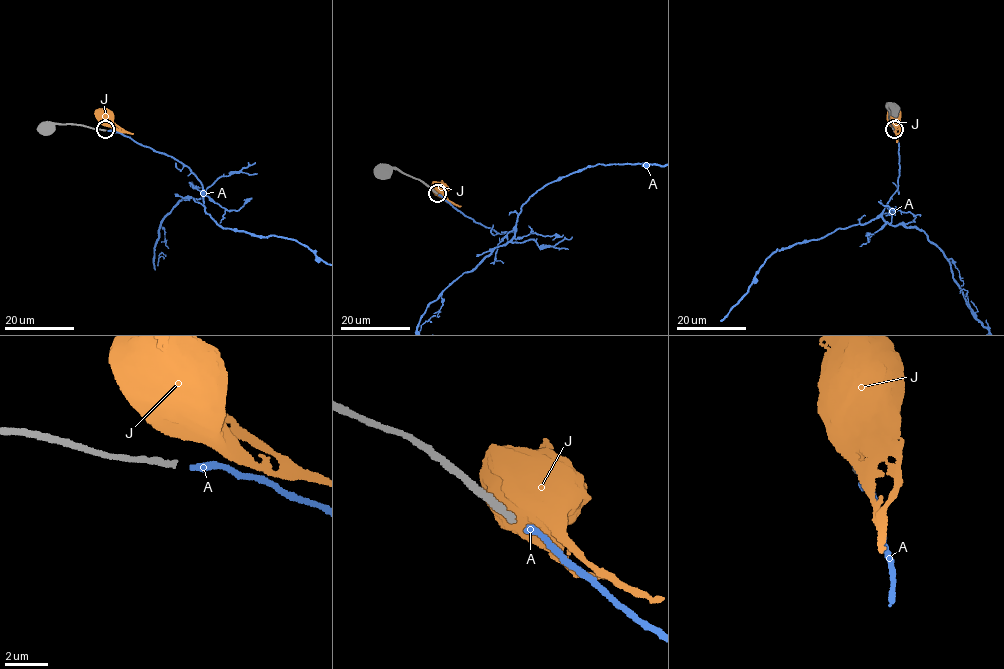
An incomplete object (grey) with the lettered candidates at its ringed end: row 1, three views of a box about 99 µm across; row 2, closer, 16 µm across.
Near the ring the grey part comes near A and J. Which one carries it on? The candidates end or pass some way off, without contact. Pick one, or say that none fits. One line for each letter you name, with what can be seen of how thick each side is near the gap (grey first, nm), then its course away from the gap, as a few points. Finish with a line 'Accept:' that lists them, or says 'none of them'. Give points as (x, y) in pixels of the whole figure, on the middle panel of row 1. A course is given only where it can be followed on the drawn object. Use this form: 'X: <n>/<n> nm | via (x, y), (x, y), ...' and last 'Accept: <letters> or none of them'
A: 260/280 nm
Accept: A

